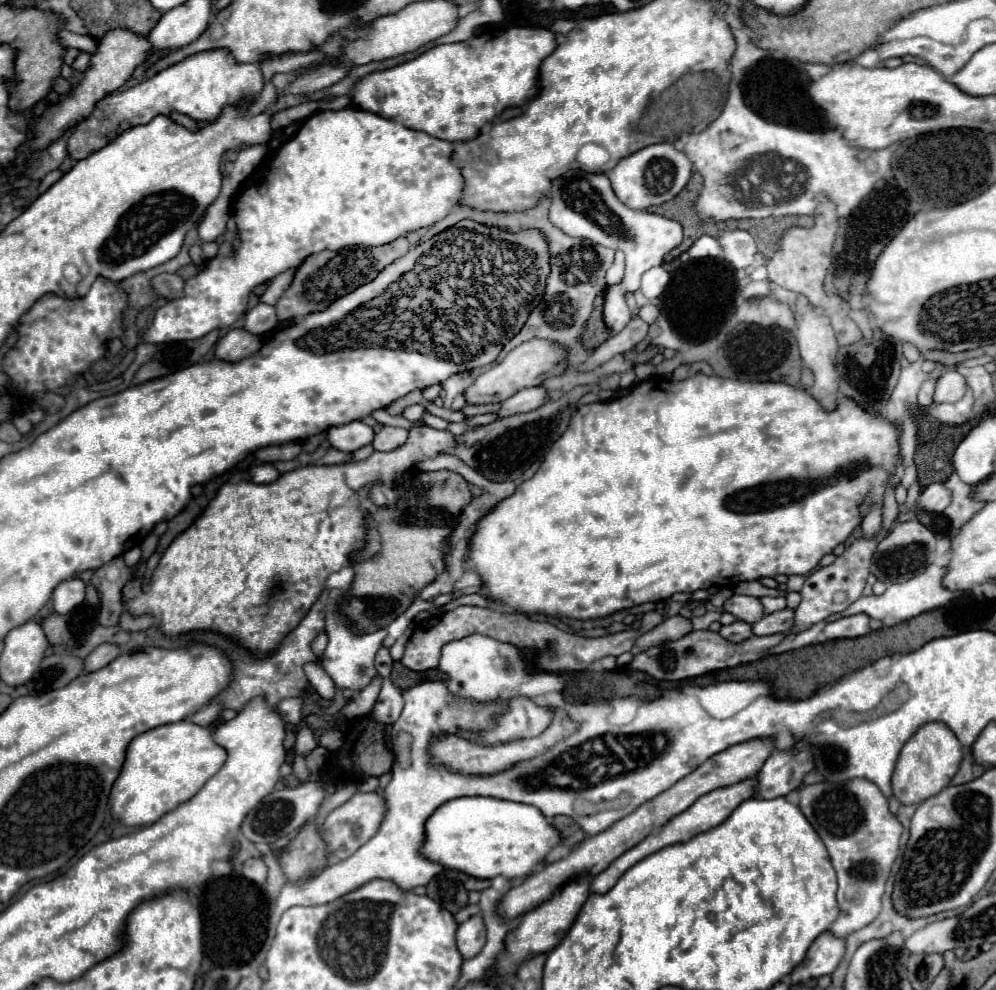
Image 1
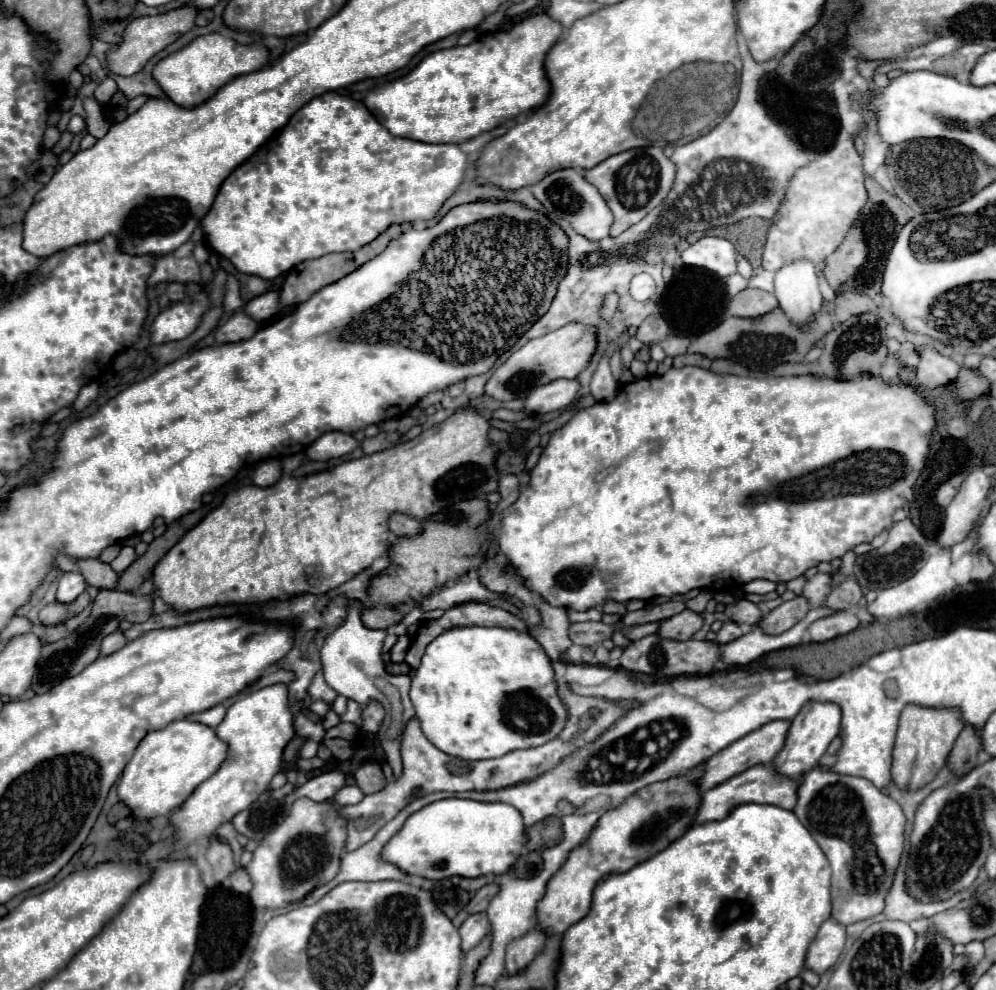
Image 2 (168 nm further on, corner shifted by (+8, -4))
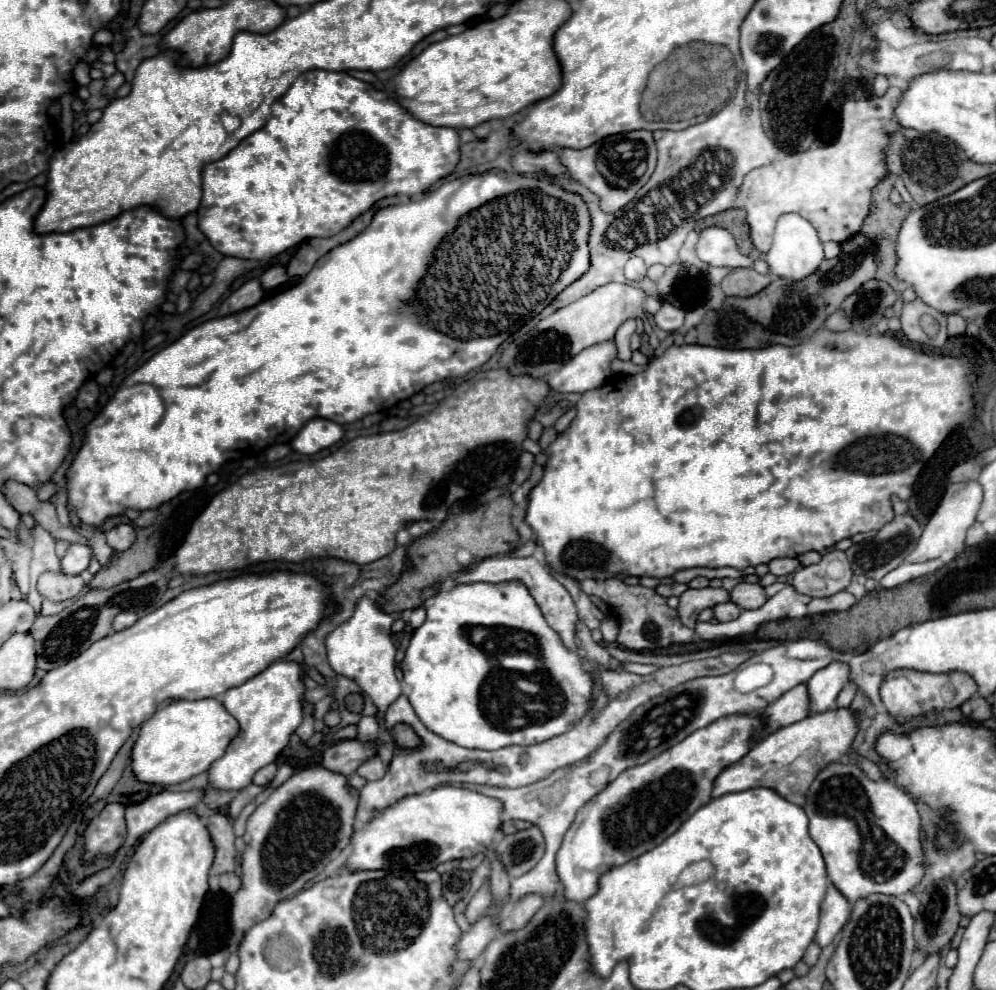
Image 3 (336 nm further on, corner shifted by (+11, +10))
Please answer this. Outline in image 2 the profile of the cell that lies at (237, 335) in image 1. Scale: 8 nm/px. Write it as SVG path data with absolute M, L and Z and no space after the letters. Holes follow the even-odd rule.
M236 312L234 316L230 316L230 320L224 326L220 326L214 332L214 338L216 338L216 344L242 342L252 338L256 330L258 330L258 324L250 316L246 316L244 312Z

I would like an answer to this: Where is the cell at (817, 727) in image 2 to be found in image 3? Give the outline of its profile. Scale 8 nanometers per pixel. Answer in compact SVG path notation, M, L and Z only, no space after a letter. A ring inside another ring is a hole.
M833 660L829 666L815 672L815 676L807 682L811 712L825 712L835 706L835 698L841 688L849 682L849 666L845 662Z

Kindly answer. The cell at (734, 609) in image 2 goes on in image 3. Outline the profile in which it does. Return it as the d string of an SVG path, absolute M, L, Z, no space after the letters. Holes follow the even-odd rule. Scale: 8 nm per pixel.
M741 582L731 590L731 602L735 602L741 608L759 608L767 600L765 588L761 584L749 584Z

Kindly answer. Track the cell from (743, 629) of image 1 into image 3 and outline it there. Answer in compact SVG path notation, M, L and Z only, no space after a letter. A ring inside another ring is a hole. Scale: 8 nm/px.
M725 602L725 604L717 604L713 608L713 612L715 612L715 618L719 622L729 622L729 620L735 620L741 614L741 608L733 602Z

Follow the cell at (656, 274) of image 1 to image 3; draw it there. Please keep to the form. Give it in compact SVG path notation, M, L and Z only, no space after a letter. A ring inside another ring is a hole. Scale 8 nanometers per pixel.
M631 258L631 260L627 262L627 266L625 266L625 276L627 276L631 282L641 280L641 278L645 276L645 272L647 272L647 266L645 266L645 262L639 260L639 258Z

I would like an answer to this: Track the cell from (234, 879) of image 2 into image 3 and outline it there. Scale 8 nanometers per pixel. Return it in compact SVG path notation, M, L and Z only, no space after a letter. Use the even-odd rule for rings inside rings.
M221 874L219 876L219 888L225 892L225 894L235 894L237 888L241 886L241 878L237 874Z

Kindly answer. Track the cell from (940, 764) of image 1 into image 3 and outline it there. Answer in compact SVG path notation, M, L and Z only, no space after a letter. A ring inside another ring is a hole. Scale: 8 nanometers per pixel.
M899 668L889 672L883 678L883 684L879 688L881 700L887 708L887 712L895 714L899 722L905 722L919 714L929 714L931 710L945 710L945 708L957 708L965 700L977 694L977 684L969 674L961 672L943 672L943 674L931 674L931 672L917 672Z

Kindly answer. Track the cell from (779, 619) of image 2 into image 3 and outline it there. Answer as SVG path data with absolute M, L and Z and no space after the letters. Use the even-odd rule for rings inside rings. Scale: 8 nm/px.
M831 550L823 554L823 558L813 564L799 568L793 574L793 586L797 592L807 594L811 598L825 598L831 594L837 594L839 590L845 590L851 582L851 564L841 550ZM843 576L843 586L841 586Z

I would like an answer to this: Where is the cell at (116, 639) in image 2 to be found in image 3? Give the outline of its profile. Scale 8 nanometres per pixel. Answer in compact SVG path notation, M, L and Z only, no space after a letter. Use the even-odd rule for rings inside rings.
M121 612L117 618L115 618L115 622L113 622L113 630L125 630L125 628L129 628L129 626L133 626L135 622L137 622L137 614L133 614L133 612Z

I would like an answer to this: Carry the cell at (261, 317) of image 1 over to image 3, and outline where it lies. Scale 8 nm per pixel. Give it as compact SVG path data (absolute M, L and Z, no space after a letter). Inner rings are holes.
M281 264L271 266L271 268L267 268L267 270L261 274L261 284L263 284L265 290L273 290L273 288L285 284L287 280L289 280L289 276L287 276L287 272L285 272L285 266L281 266Z

